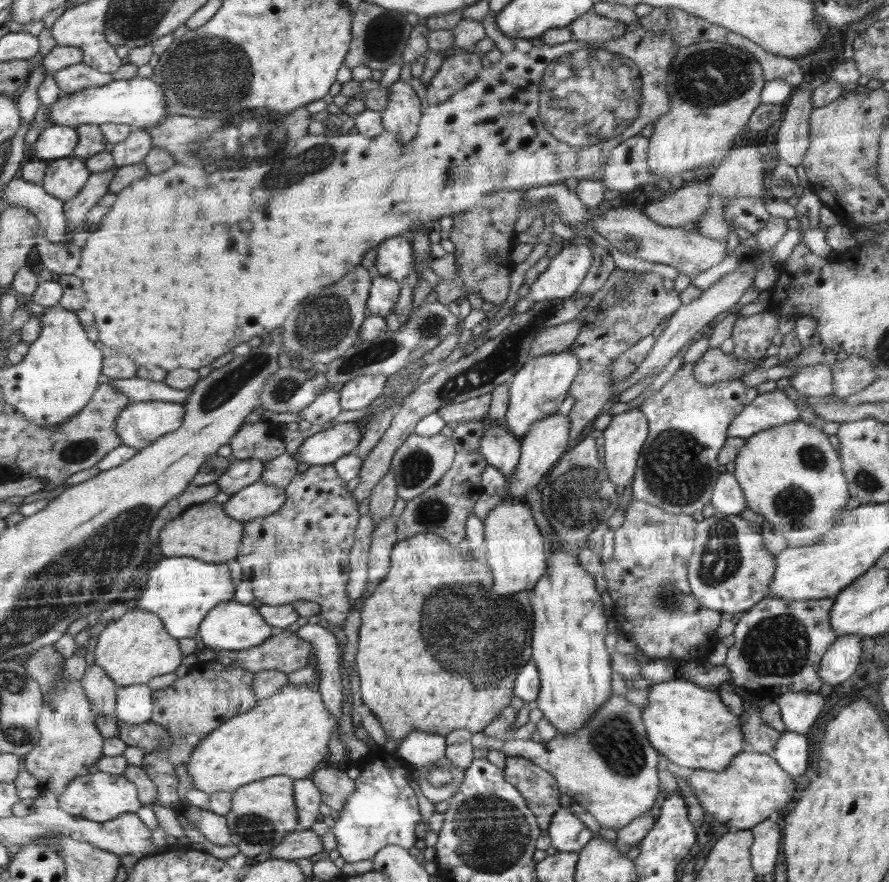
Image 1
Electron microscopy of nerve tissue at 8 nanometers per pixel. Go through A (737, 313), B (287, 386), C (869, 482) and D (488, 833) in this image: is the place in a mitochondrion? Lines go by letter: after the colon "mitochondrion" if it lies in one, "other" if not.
A: other
B: mitochondrion
C: mitochondrion
D: mitochondrion

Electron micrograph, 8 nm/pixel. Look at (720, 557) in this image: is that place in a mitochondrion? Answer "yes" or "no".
yes

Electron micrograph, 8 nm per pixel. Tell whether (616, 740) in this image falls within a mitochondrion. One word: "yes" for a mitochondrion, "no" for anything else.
yes

